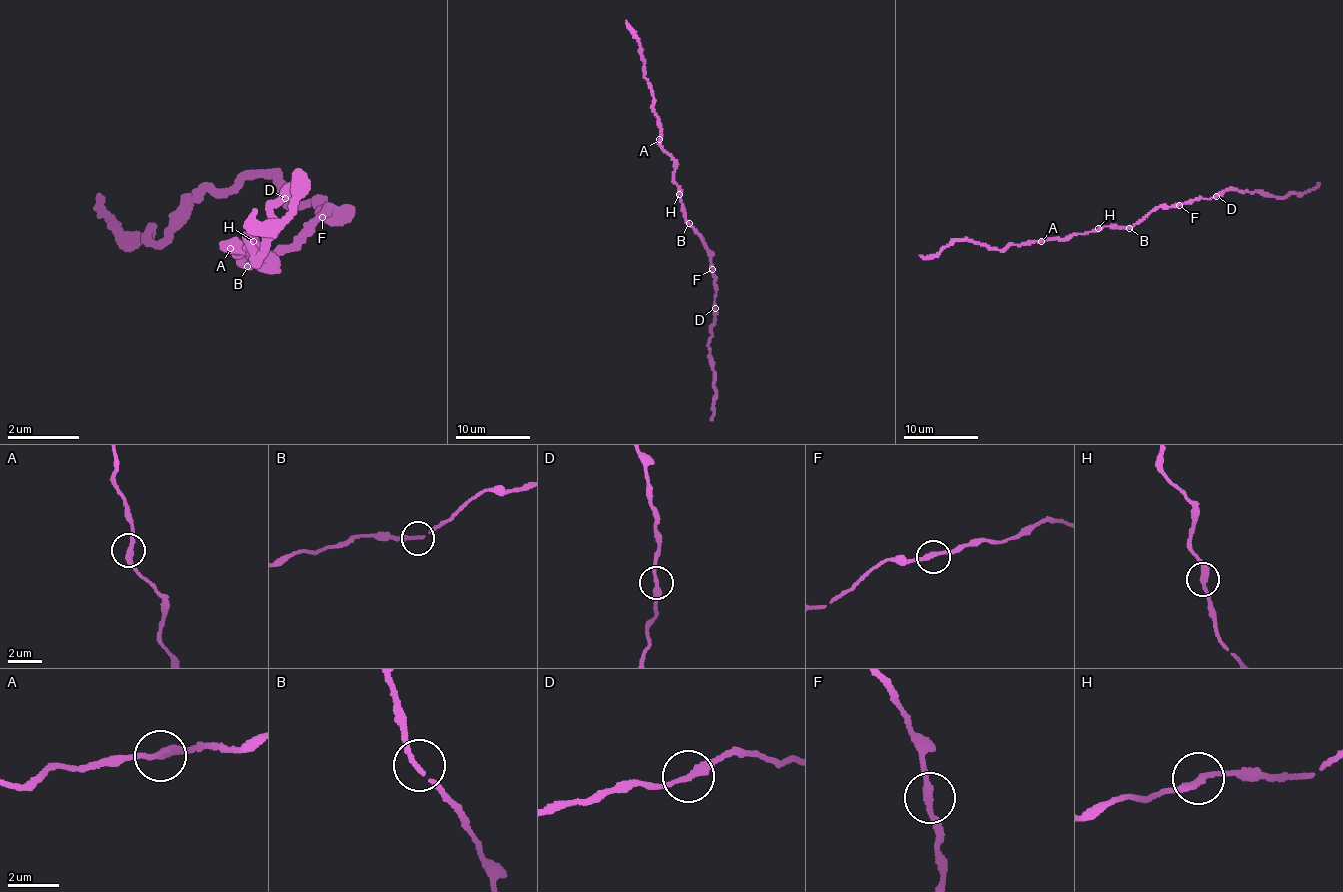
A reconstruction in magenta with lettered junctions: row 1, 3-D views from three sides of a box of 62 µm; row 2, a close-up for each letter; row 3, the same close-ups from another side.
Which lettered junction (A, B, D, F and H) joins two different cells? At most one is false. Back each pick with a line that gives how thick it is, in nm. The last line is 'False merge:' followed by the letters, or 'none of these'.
False merge: none of these

